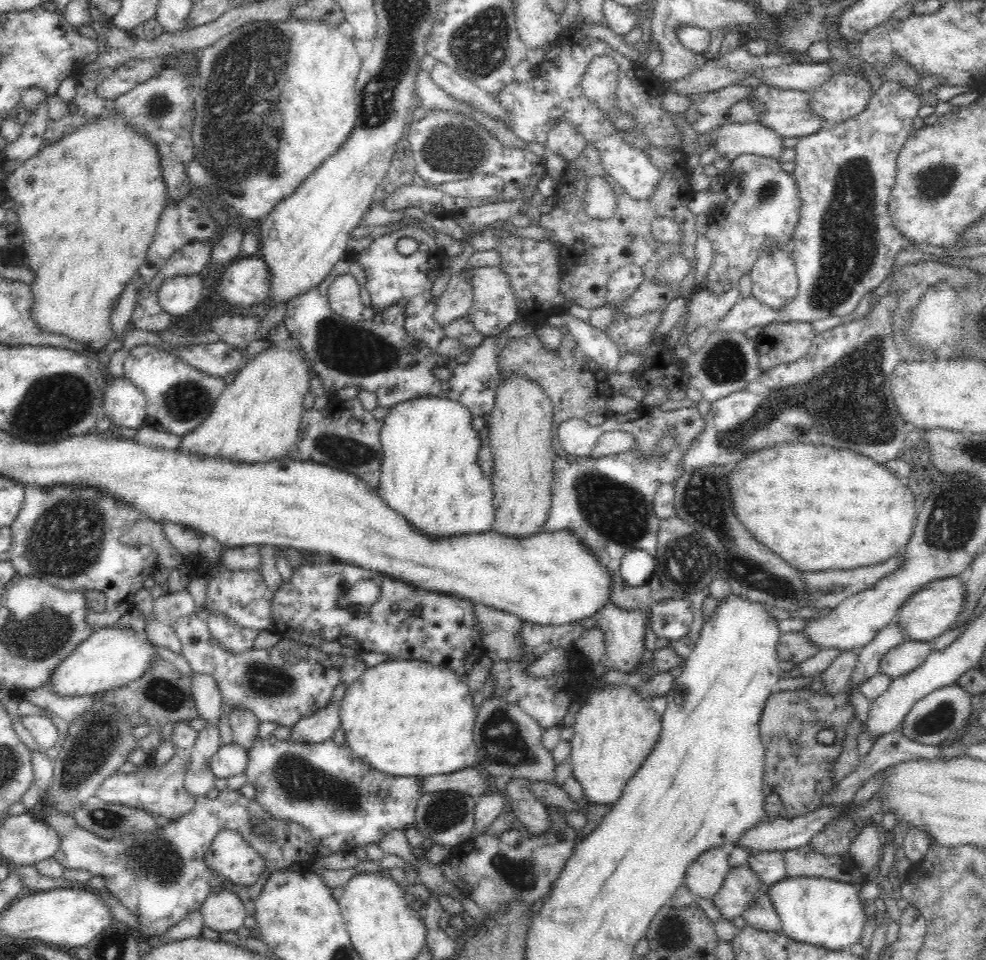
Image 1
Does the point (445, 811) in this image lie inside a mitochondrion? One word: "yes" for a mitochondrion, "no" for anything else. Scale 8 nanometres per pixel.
yes

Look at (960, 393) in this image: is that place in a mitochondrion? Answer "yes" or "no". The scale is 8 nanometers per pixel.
no

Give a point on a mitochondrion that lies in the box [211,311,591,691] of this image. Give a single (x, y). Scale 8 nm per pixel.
(354, 350)

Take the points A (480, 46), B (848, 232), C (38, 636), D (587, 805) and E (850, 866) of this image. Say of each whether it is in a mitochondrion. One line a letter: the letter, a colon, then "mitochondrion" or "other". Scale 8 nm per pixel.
A: mitochondrion
B: mitochondrion
C: mitochondrion
D: other
E: other

